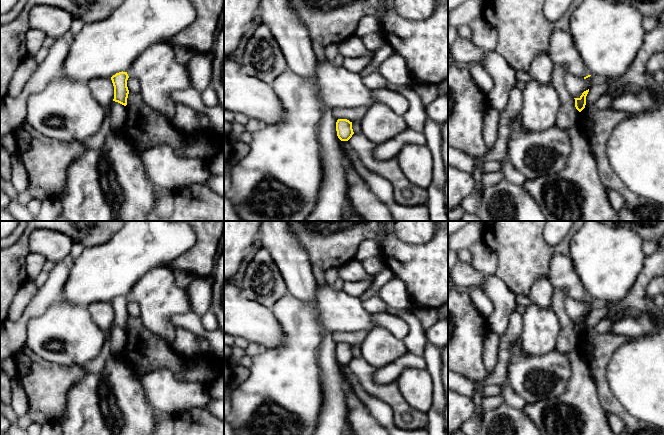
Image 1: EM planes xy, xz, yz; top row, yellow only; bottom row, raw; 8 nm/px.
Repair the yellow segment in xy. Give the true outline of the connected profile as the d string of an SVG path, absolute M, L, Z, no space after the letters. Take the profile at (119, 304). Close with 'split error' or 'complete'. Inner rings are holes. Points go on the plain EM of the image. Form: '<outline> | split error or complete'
M119 296L111 301L114 310L114 323L113 325L118 326L124 330L127 329L127 322L129 314L127 311L127 304L129 300L127 296Z | complete

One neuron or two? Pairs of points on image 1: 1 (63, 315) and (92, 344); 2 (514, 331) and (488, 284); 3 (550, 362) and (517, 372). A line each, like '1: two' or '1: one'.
1: one
2: two
3: one

